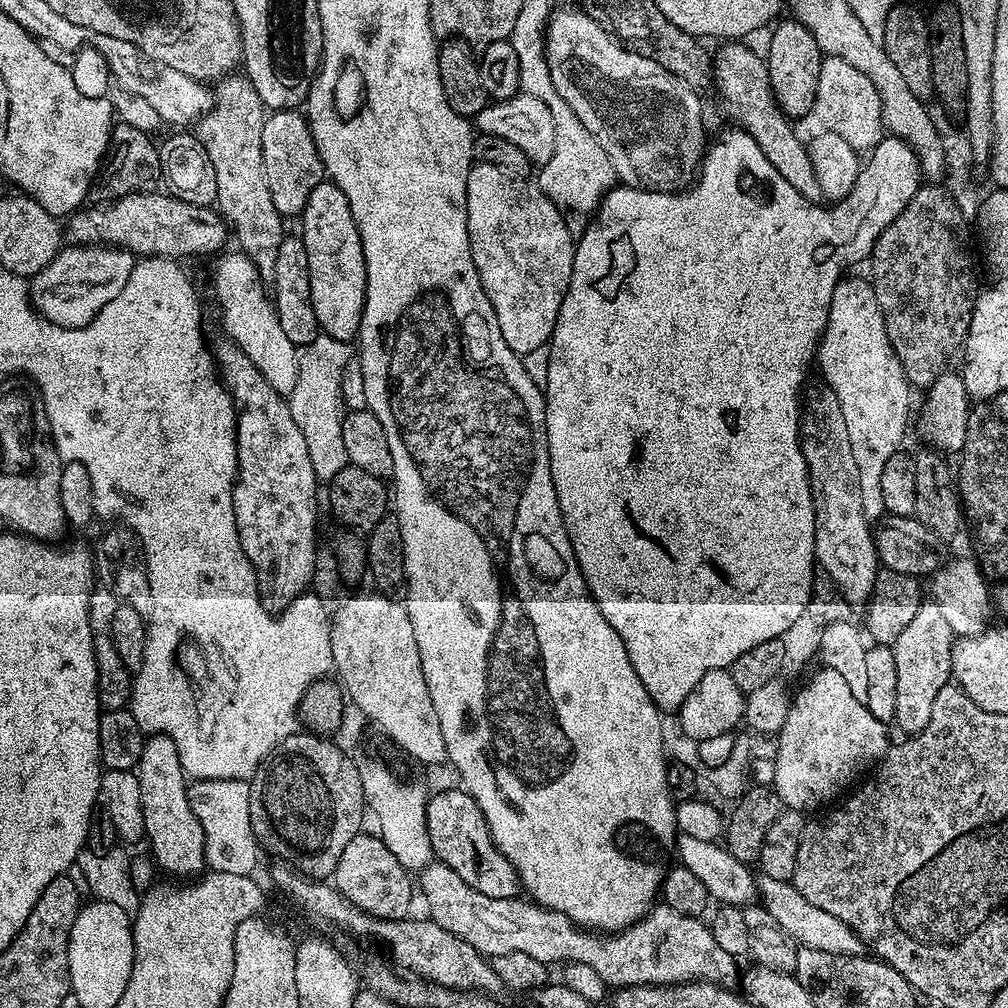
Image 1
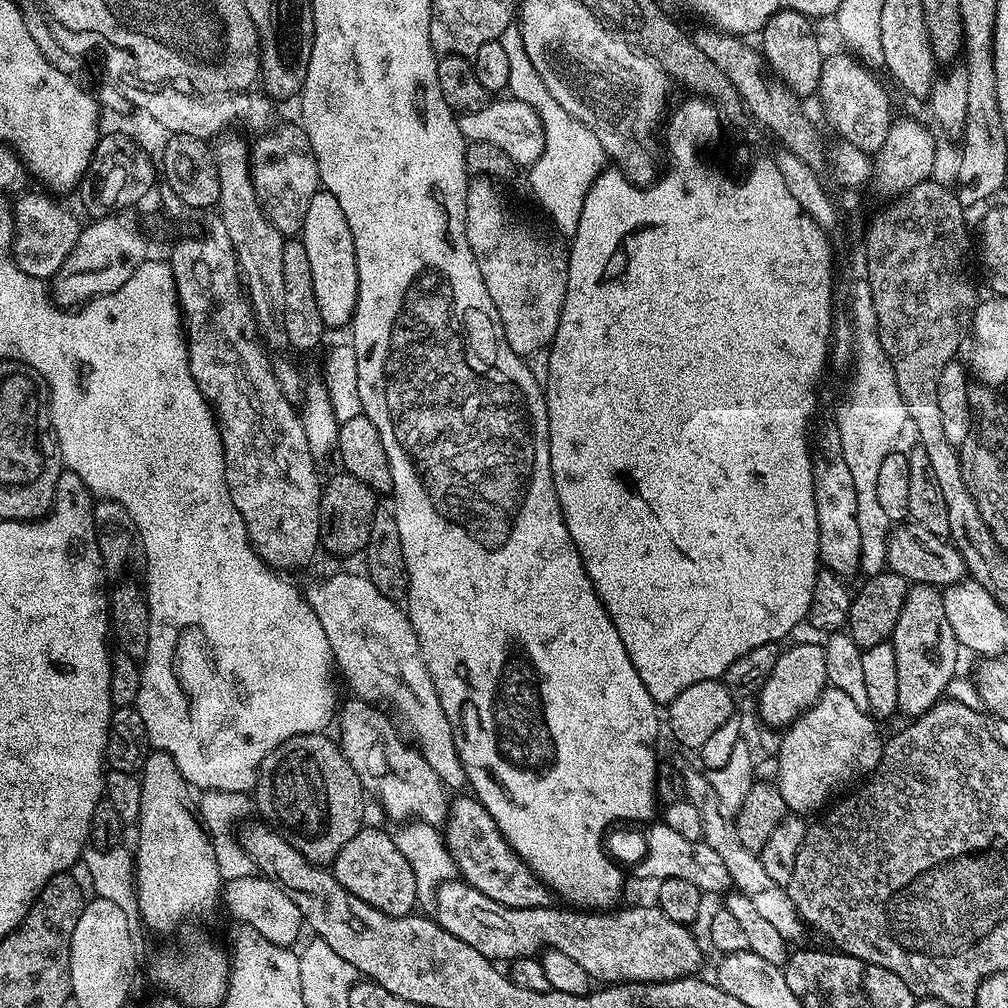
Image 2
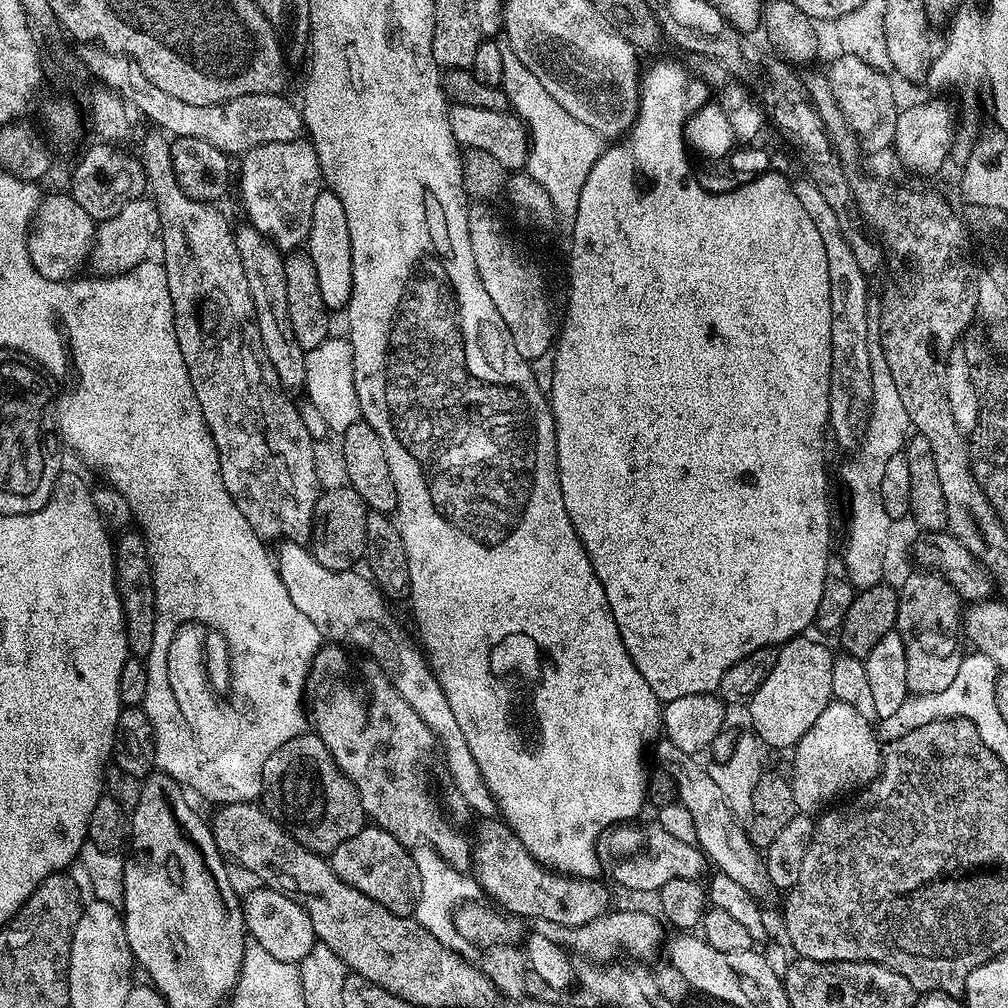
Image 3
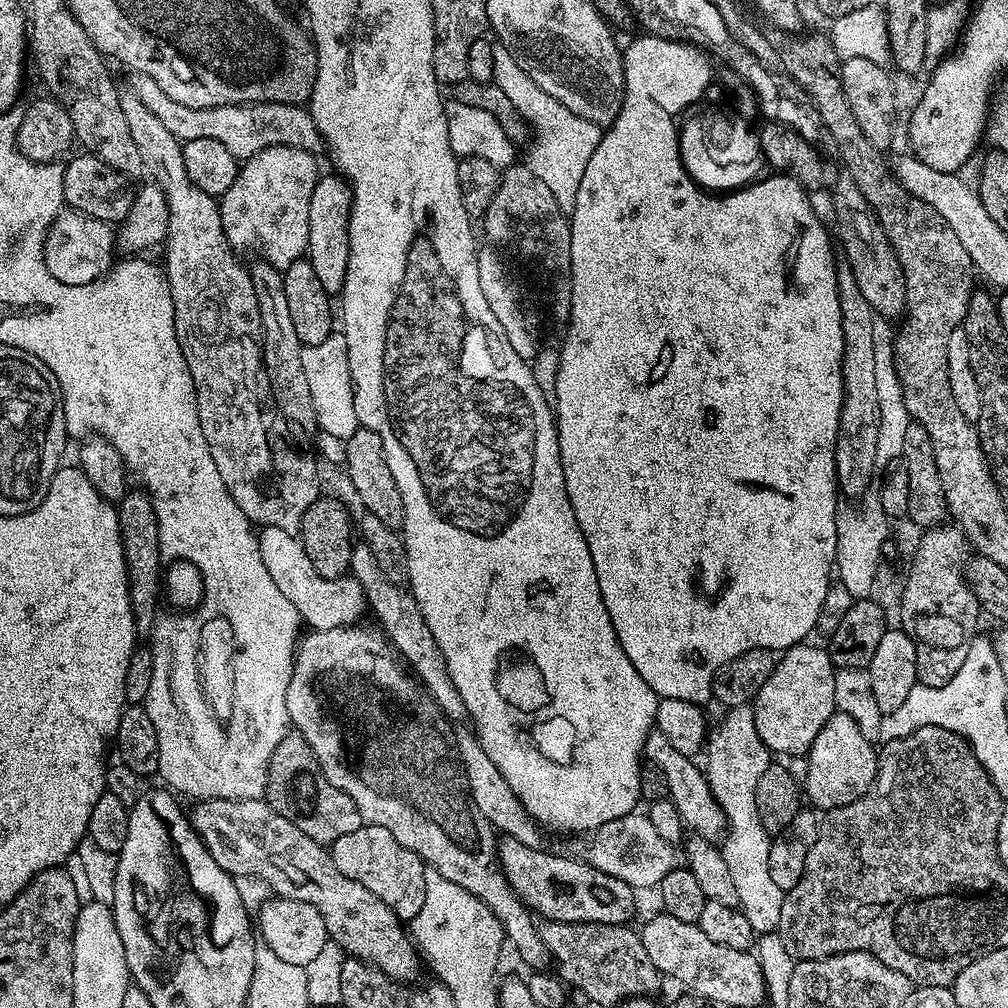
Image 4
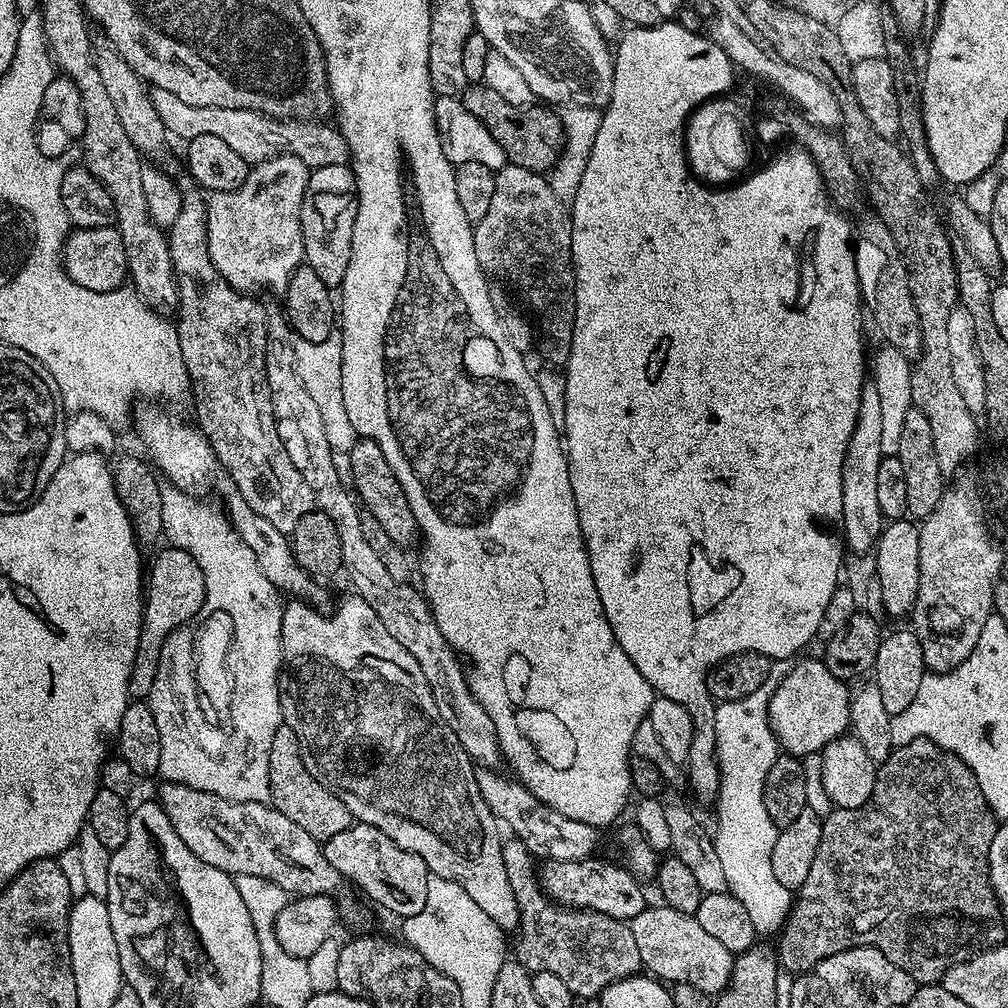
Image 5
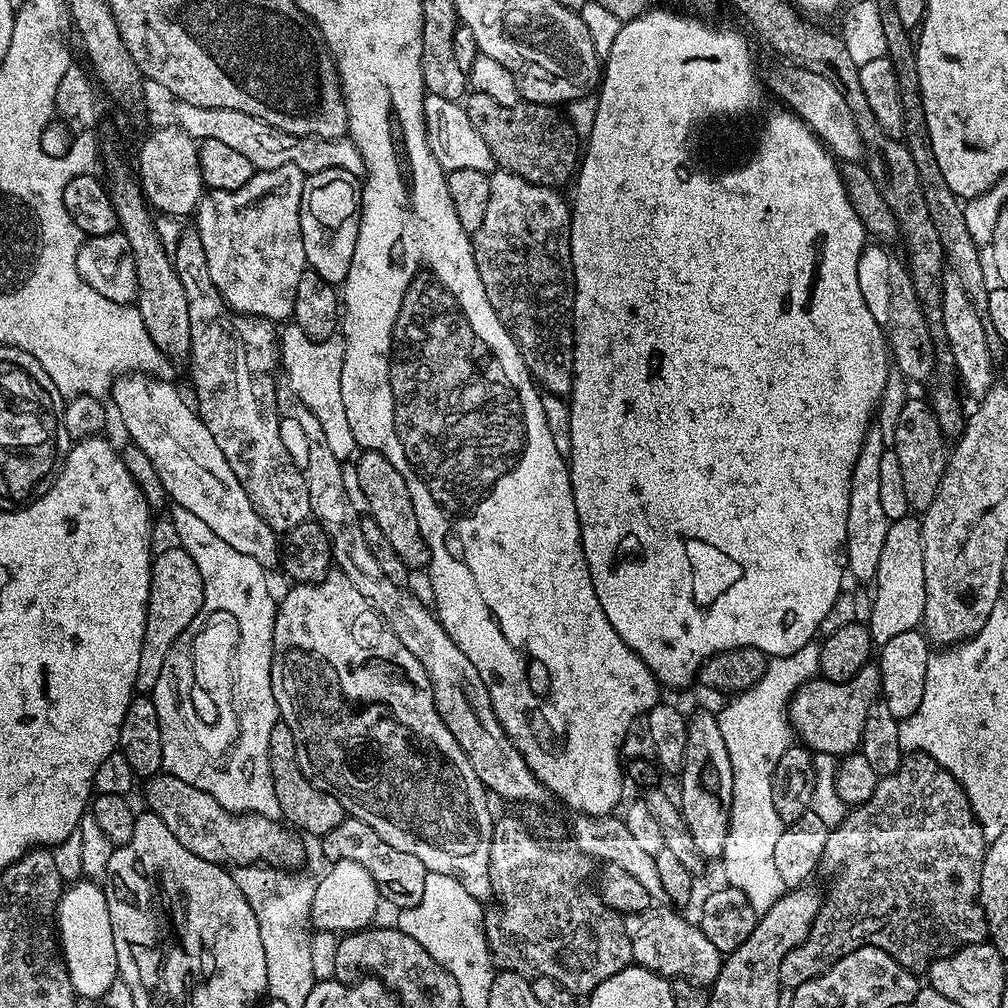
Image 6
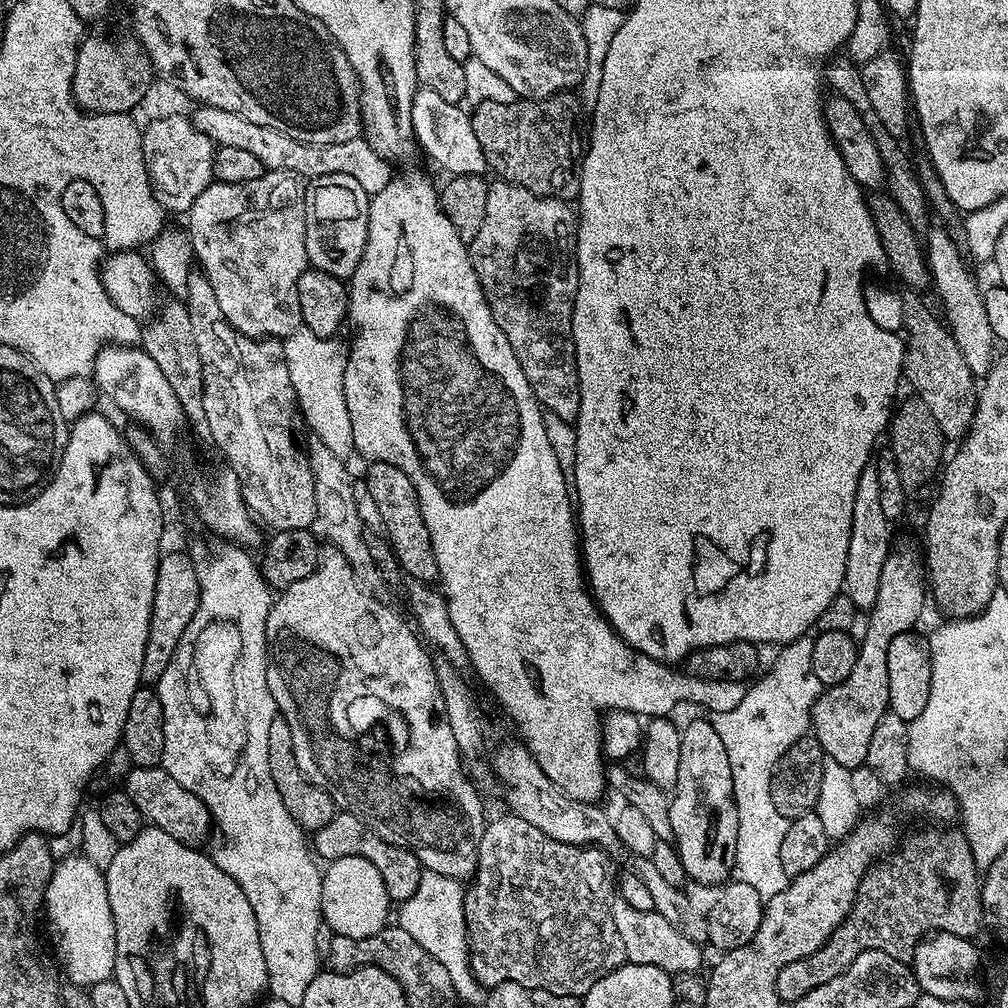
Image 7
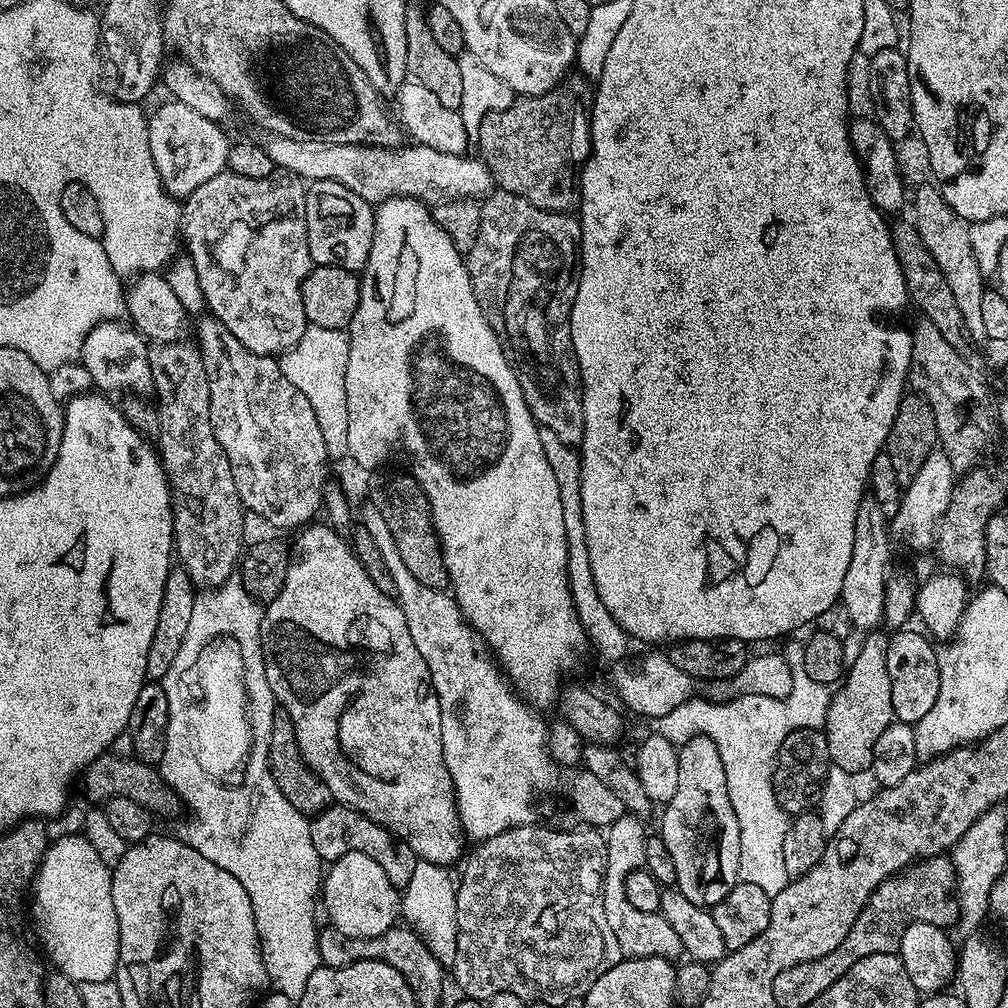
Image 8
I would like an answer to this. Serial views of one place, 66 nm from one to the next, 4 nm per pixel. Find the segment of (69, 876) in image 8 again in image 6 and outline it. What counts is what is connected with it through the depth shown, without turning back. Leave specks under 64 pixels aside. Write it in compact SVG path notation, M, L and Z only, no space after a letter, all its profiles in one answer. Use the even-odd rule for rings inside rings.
M80 878L77 884L69 883L56 907L56 926L60 950L64 954L70 982L74 986L77 997L99 1001L106 994L106 990L110 990L110 982L118 979L116 970L118 958L114 954L114 930L110 926L110 906L106 906L103 887L87 878Z

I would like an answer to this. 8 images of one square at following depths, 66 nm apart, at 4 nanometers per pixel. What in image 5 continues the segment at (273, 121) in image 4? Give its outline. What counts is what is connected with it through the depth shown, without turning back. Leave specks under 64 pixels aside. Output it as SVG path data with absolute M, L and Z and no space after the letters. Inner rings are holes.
M152 88L154 110L158 110L158 118L168 127L173 137L181 136L184 142L199 137L201 134L222 138L231 150L240 154L249 165L261 164L275 156L293 156L302 158L308 169L348 164L348 143L340 129L331 123L320 124L319 119L293 120L291 118L277 118L264 116L254 110L226 110L225 108L211 108L210 106L186 106L182 98L170 94L170 90Z

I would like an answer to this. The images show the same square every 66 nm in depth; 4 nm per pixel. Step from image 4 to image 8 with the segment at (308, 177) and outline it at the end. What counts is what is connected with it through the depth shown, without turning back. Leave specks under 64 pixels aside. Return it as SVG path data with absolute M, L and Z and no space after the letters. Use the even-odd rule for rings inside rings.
M225 170L219 172L214 178L210 178L210 182L202 182L202 186L198 186L198 190L194 190L194 194L187 196L182 204L182 240L183 243L184 240L188 243L186 252L191 256L194 269L197 270L198 282L201 283L207 311L211 315L217 316L222 322L222 326L226 326L226 330L230 330L230 334L234 334L234 338L238 338L238 342L242 342L242 346L246 346L246 350L250 350L254 354L279 357L296 345L298 338L302 338L305 328L309 325L306 310L302 310L302 282L314 265L310 258L310 246L308 245L305 191L305 181L301 180L299 176L273 174L266 178L250 178Z

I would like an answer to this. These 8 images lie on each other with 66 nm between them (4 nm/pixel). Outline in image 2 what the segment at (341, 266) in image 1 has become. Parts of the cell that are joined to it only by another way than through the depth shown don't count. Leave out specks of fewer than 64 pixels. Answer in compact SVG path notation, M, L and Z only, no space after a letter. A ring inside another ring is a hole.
M323 190L310 198L310 207L306 210L306 218L302 229L302 239L306 246L306 255L310 262L310 275L314 281L314 298L318 301L318 314L322 314L322 322L329 328L340 328L349 323L356 309L358 298L358 264L354 258L354 234L350 234L350 222L346 222L346 214L342 214L342 205L334 194Z

